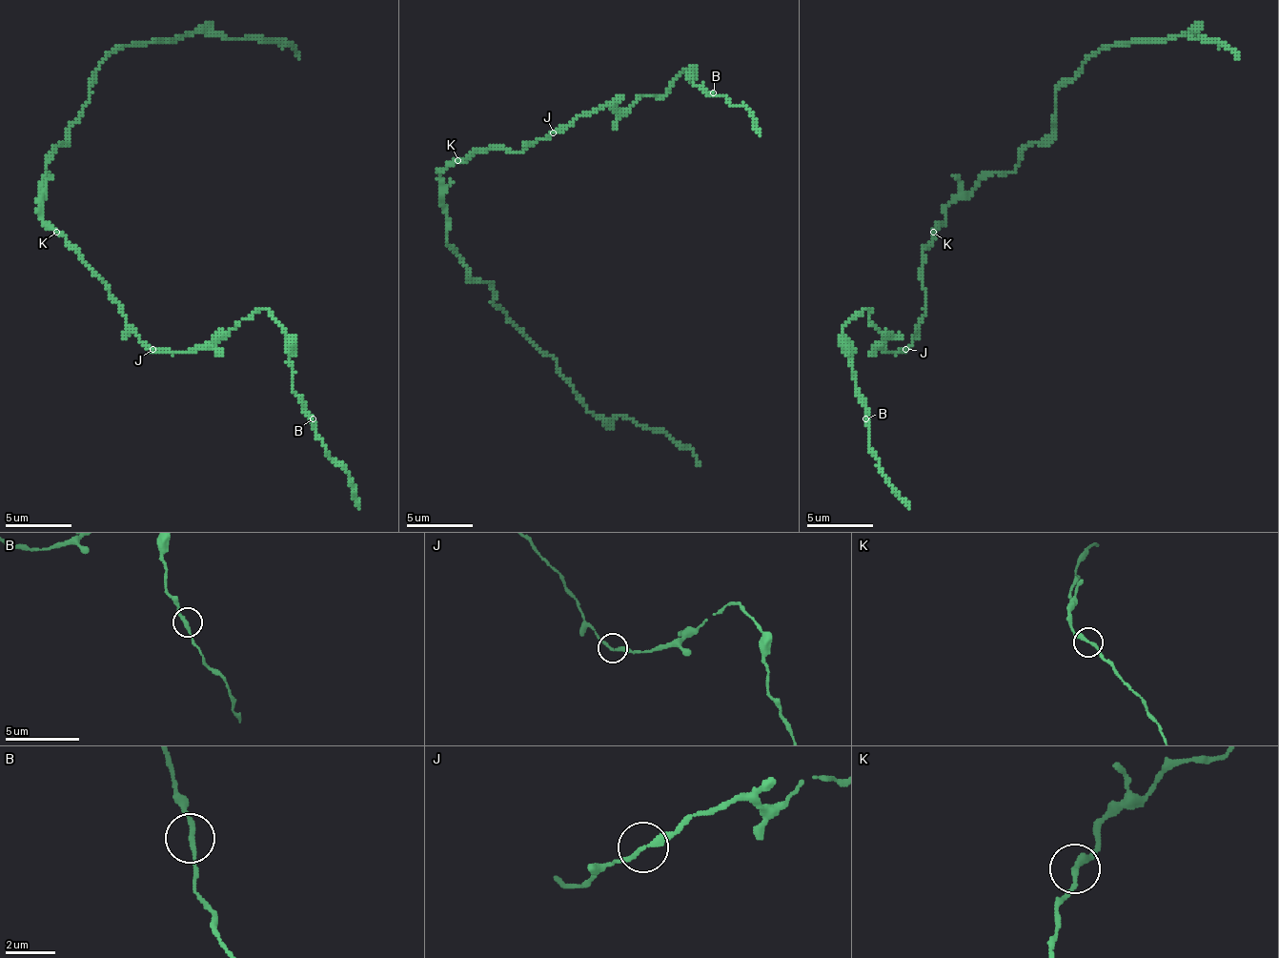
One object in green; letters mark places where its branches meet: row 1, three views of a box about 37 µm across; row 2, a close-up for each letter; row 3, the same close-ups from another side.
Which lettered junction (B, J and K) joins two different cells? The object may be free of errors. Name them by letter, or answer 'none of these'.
none of these

